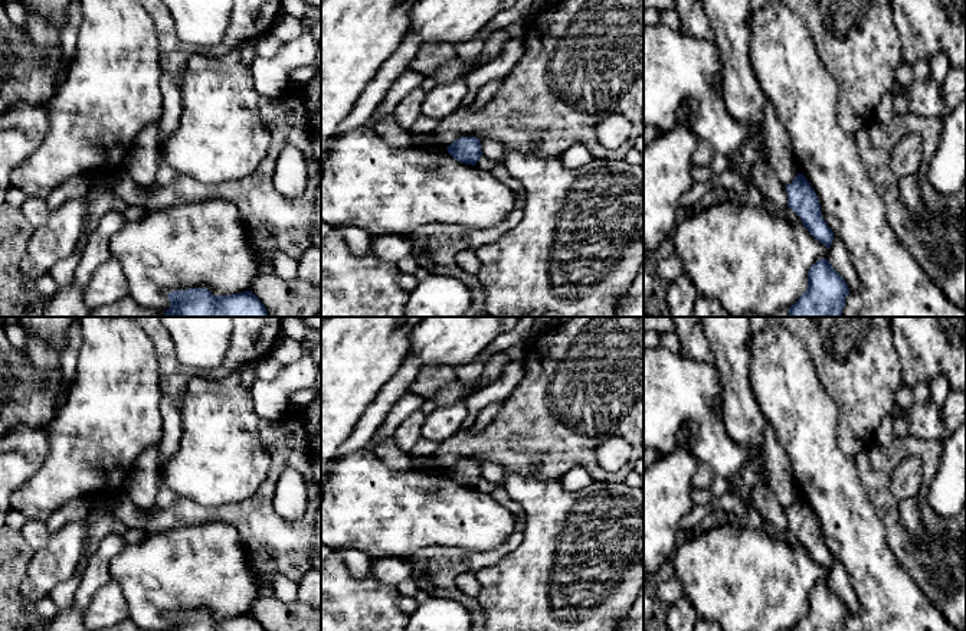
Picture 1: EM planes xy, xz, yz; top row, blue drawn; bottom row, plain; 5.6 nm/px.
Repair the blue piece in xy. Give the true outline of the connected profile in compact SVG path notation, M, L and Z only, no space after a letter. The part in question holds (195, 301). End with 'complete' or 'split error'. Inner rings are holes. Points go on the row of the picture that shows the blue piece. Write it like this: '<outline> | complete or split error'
M206 288L167 294L170 308L163 317L268 317L265 305L250 291L213 295Z | complete

